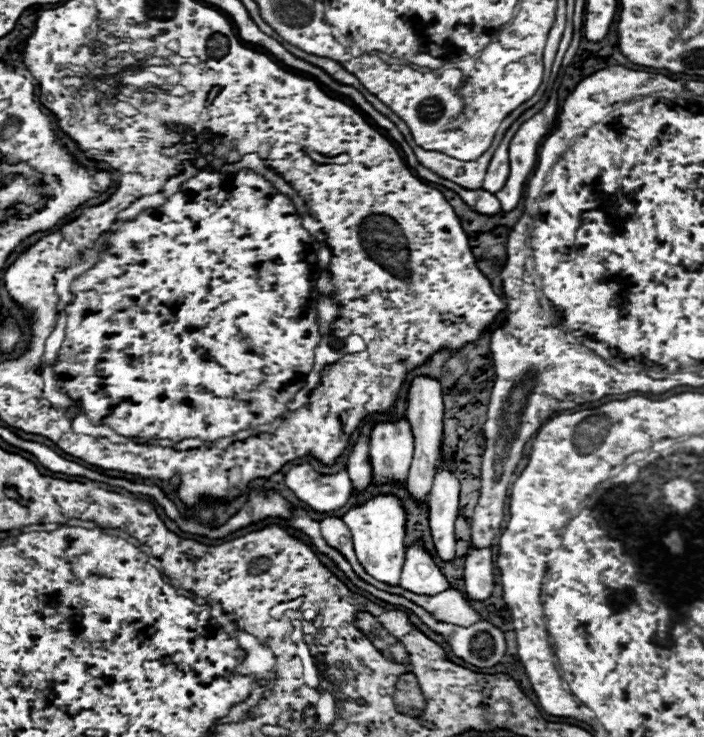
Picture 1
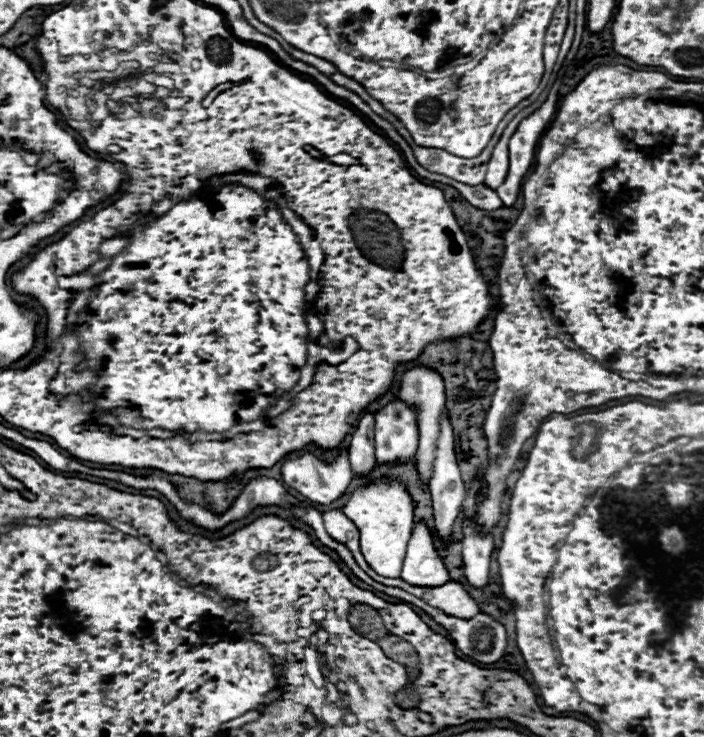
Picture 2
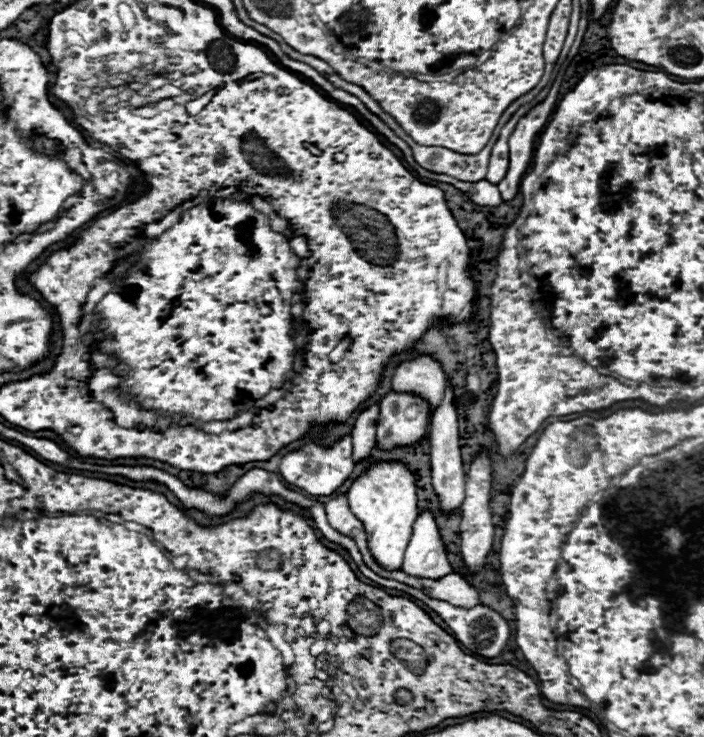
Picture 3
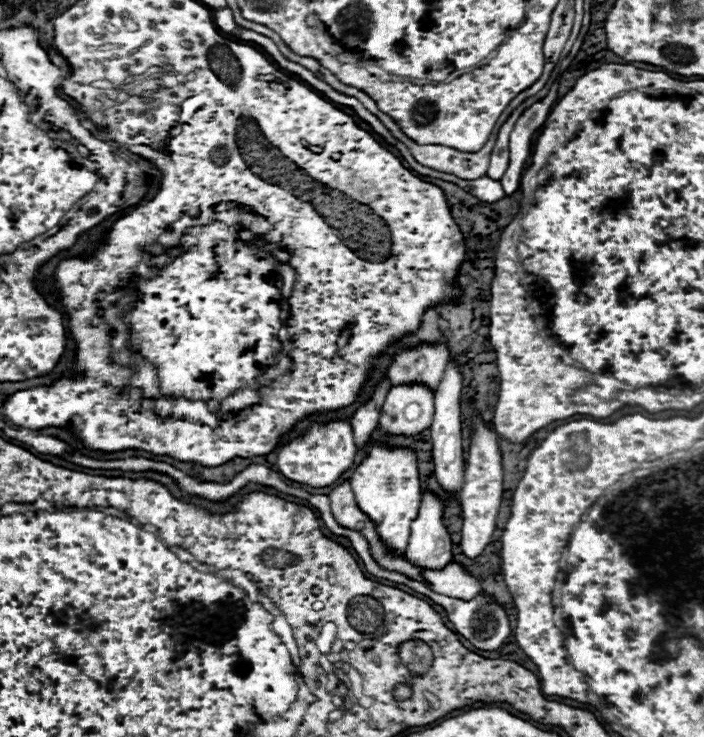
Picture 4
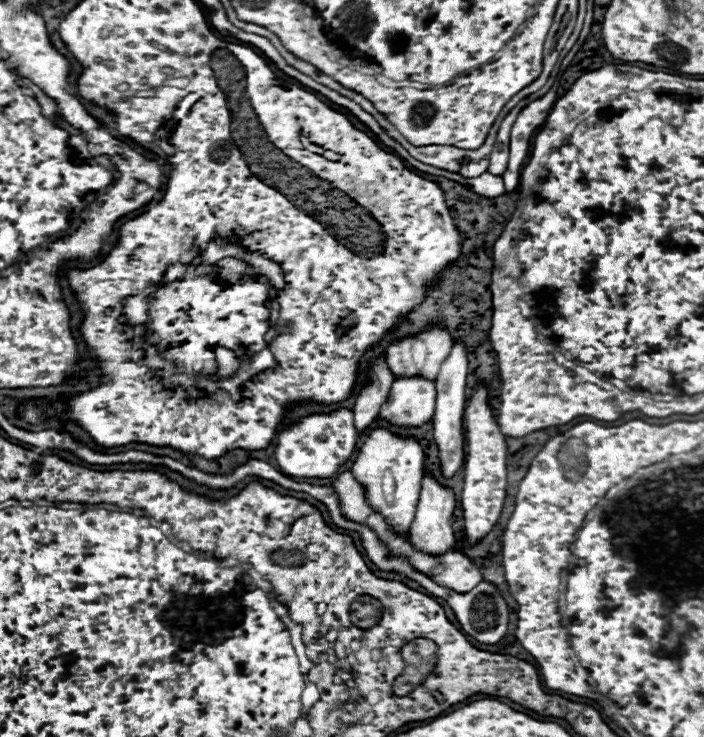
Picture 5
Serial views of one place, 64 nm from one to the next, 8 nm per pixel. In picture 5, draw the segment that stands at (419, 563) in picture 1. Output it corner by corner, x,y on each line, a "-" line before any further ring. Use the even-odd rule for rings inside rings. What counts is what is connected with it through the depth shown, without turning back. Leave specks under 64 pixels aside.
424,476
420,500
418,500
418,512
416,512
416,518
410,526
410,542
416,550
432,554
432,556
442,556
448,550
452,550
454,532
452,532
452,526
450,526
450,518
452,518
454,506
456,506
454,492
446,486
440,486
432,476

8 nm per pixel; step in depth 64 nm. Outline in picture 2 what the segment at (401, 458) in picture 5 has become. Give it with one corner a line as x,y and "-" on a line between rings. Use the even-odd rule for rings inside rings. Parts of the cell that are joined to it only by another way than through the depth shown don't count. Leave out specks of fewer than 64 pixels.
384,478
358,488
346,502
344,514
360,532
360,552
370,568
384,578
400,578
406,544
412,534
412,498
398,480

